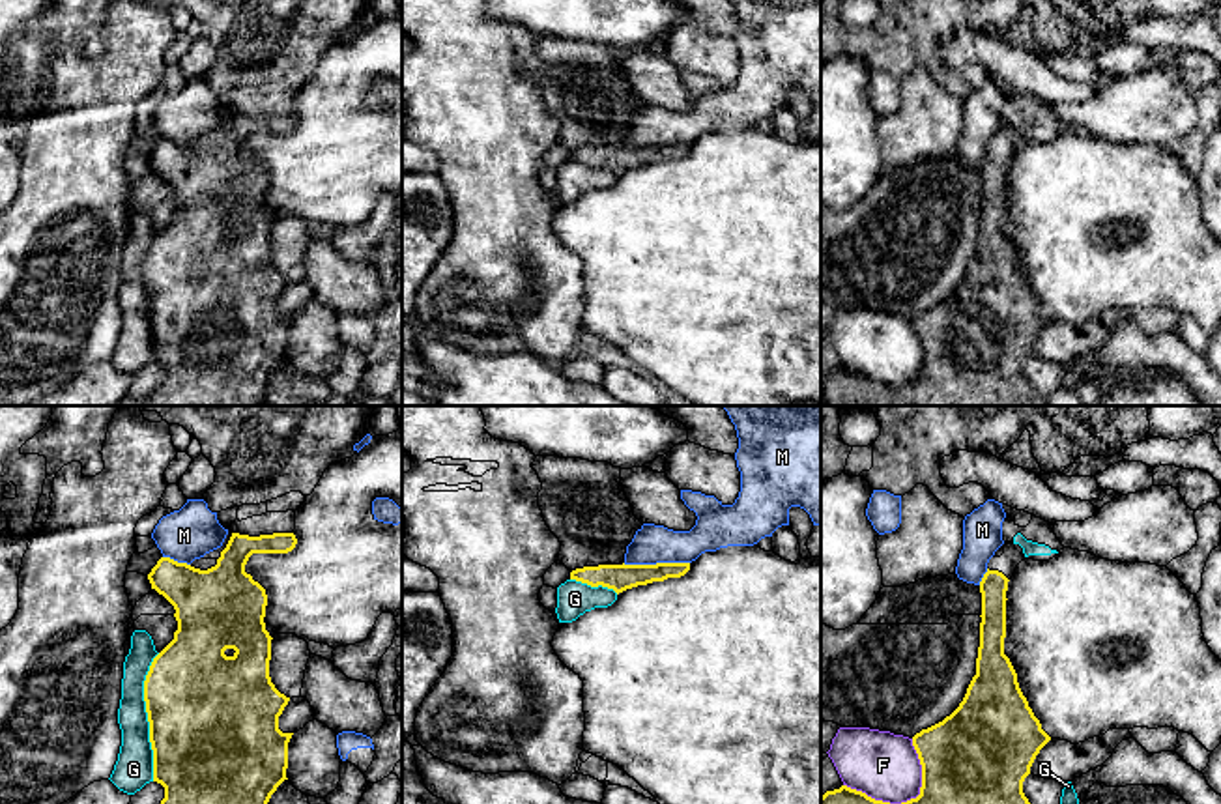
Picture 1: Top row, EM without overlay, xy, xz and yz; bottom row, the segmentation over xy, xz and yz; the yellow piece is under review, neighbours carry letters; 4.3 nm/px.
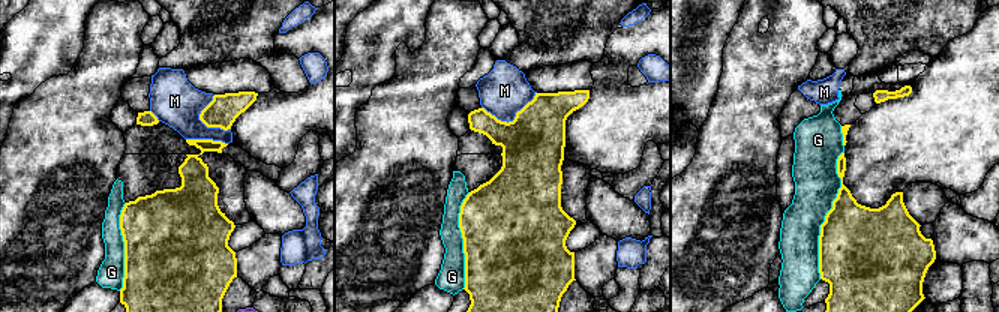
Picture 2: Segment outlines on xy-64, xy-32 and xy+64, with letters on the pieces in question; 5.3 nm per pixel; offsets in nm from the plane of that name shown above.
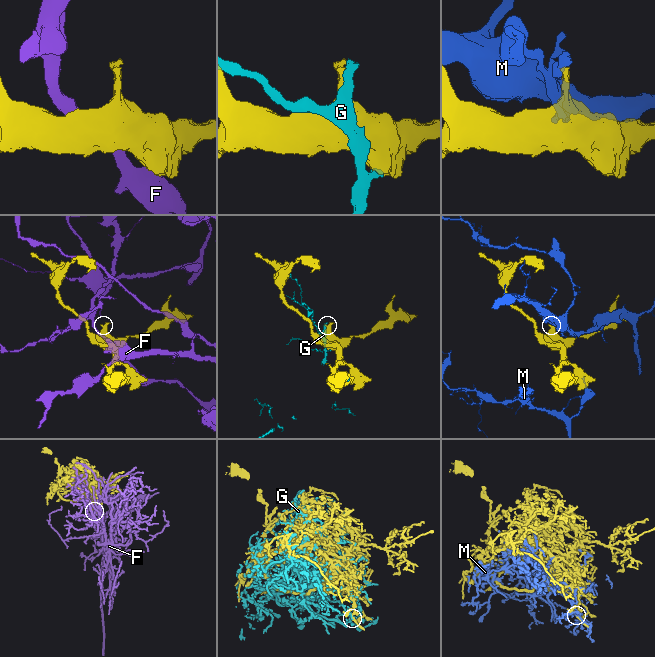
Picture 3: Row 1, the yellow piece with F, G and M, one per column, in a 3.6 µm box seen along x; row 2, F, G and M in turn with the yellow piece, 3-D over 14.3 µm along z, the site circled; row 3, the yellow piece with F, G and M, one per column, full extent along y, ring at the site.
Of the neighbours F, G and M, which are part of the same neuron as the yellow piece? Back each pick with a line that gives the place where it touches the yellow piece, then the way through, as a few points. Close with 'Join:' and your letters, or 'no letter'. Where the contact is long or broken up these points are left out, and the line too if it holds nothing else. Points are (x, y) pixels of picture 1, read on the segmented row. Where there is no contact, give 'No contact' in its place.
Join: no letter

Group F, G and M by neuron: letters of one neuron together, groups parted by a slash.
F / G / M

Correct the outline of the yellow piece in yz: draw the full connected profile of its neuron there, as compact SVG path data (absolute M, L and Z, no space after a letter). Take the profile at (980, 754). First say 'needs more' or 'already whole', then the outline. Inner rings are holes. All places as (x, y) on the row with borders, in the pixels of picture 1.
needs more; M1006 544L1004 553L987 563L980 581L982 623L976 675L950 716L912 737L922 765L922 787L916 798L901 804L1030 804L1023 793L1023 782L1051 737L1028 707L1017 673L1004 654L1006 591L1021 561L1025 561L1023 548Z

